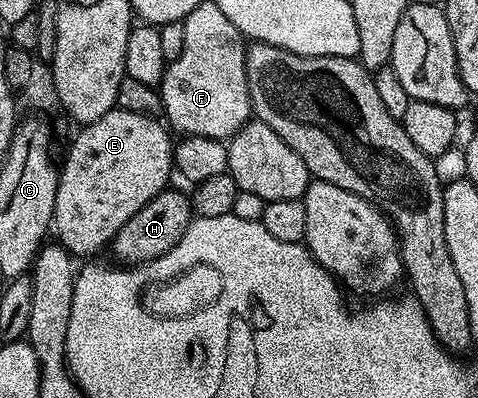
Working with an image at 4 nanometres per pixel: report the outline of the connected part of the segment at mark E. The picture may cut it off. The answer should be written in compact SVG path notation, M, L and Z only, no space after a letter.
M117 106L108 114L104 114L104 118L96 118L96 122L79 127L77 131L78 137L71 142L70 149L66 152L66 161L61 161L60 164L52 228L55 233L58 231L58 236L56 236L57 243L61 244L70 253L71 257L86 256L82 258L90 258L93 257L90 256L93 252L100 251L105 244L107 247L113 241L115 234L120 230L120 226L124 226L124 222L128 222L128 218L132 218L132 214L136 214L136 210L140 210L140 206L152 202L152 198L156 198L156 194L166 191L171 183L170 172L172 176L172 169L174 168L174 144L172 139L170 140L171 133L168 131L167 125L161 119L145 116L144 114L132 114L128 110Z

